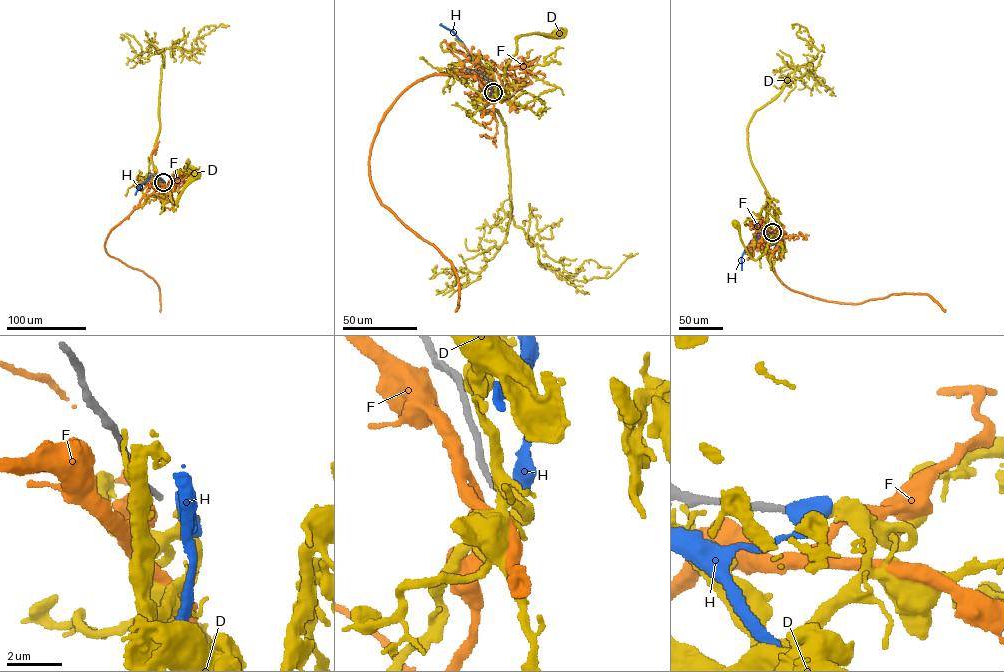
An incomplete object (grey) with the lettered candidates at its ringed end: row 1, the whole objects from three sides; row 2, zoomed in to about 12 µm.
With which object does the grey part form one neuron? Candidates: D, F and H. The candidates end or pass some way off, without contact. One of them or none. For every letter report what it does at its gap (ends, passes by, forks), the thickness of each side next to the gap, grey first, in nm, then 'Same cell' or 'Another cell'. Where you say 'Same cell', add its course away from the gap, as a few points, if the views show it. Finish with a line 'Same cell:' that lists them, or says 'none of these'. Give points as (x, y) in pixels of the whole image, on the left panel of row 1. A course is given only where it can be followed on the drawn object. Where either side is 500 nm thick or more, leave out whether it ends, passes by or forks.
D: It ends there. Thickness 200 nm (grey) against 400 nm. Another cell
F: It passes by. Thickness 200 nm (grey) against 440 nm. Another cell
H: Thickness 200 nm (grey) against 700 nm. Another cell
Same cell: none of these

